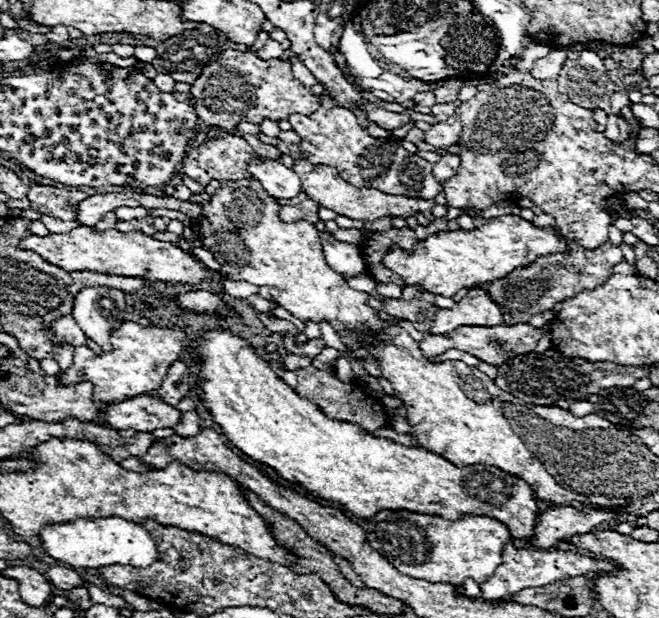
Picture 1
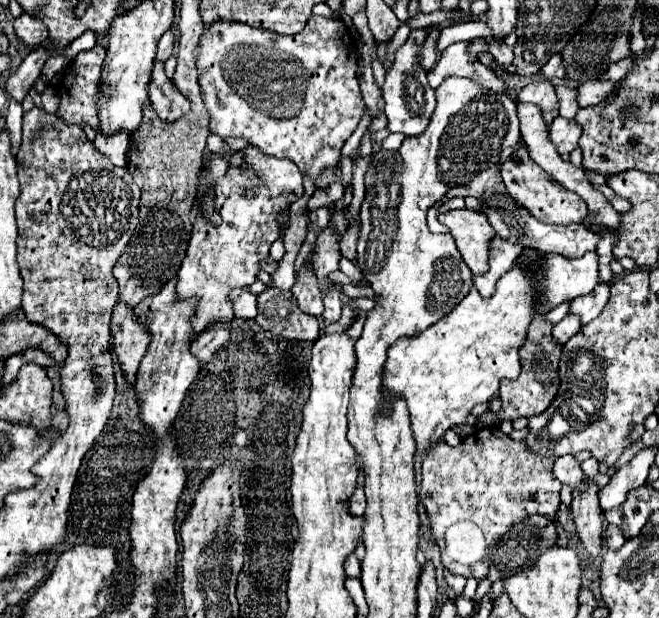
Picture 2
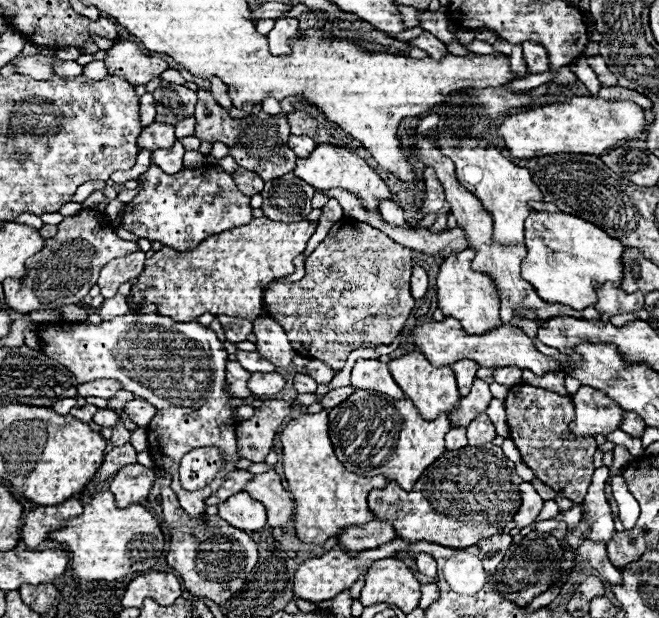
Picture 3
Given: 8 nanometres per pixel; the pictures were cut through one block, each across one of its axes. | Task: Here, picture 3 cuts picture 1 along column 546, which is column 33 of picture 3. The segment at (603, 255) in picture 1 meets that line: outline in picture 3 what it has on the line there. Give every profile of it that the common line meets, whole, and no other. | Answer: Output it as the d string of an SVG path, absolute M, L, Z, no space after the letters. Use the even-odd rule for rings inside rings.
M84 208L76 216L64 218L58 224L56 236L48 238L44 242L44 248L30 260L26 260L26 276L22 276L22 280L2 282L6 302L18 314L58 308L62 304L78 304L96 284L100 270L110 260L132 254L136 250L138 250L136 242L122 240L114 234L106 214L94 208Z

